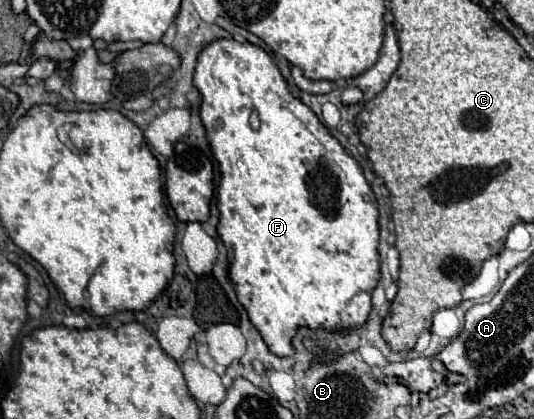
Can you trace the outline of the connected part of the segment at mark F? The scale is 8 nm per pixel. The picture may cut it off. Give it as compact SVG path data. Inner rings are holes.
M217 38L211 44L207 44L197 58L197 66L195 66L195 74L193 74L193 86L199 90L201 94L201 108L199 108L199 116L201 122L207 130L207 138L209 138L209 146L211 152L215 156L215 160L219 162L219 170L221 170L221 182L217 188L217 208L219 208L219 226L217 226L217 234L221 238L221 242L227 248L229 254L229 278L235 286L237 298L239 302L247 308L249 312L249 320L255 324L255 328L261 332L263 340L267 342L269 350L275 356L291 356L293 354L293 346L291 346L291 338L297 332L299 326L309 326L309 328L329 328L329 330L349 330L351 326L363 324L371 312L371 292L379 282L379 254L377 254L377 246L379 246L379 226L377 226L377 202L375 196L363 176L361 166L357 164L357 160L353 156L349 156L343 146L327 132L327 128L317 120L317 116L313 114L311 108L307 108L299 98L295 98L289 88L287 82L283 80L279 68L273 64L273 60L269 58L269 54L255 46L255 44L241 44L233 38ZM251 106L255 106L259 110L259 130L251 130L249 126L249 114L251 114Z

